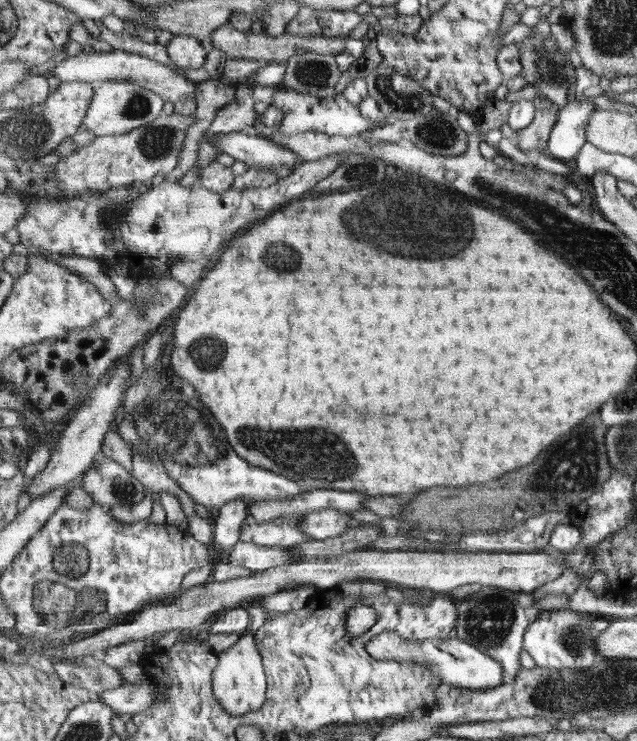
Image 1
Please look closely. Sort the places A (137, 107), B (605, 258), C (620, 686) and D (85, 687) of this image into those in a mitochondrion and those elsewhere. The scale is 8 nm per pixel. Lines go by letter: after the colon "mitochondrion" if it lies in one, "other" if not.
A: mitochondrion
B: mitochondrion
C: mitochondrion
D: other

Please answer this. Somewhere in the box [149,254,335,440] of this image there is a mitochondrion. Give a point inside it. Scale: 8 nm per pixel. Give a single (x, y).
(208, 354)

